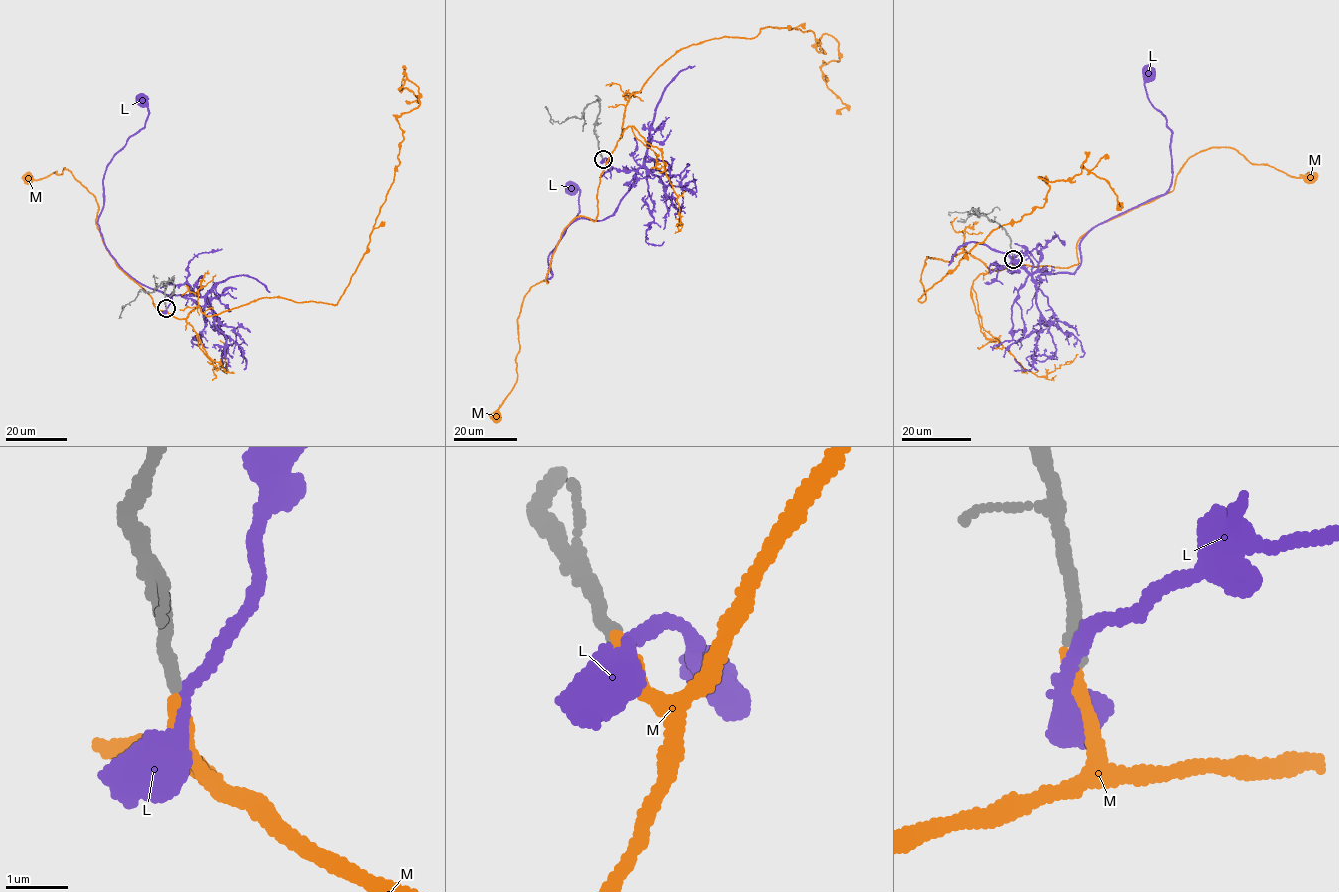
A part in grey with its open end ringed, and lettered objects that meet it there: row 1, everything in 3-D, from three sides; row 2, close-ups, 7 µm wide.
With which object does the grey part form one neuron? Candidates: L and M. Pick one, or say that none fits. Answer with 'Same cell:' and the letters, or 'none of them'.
Same cell: M

